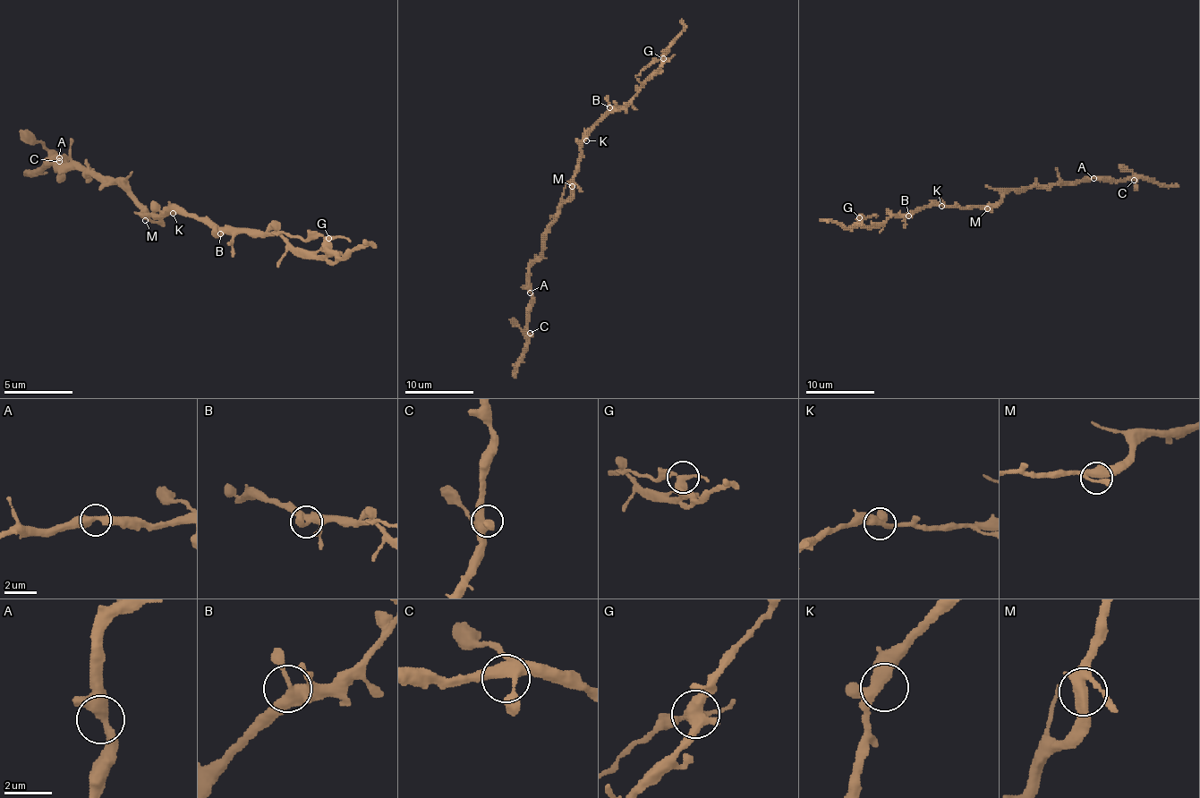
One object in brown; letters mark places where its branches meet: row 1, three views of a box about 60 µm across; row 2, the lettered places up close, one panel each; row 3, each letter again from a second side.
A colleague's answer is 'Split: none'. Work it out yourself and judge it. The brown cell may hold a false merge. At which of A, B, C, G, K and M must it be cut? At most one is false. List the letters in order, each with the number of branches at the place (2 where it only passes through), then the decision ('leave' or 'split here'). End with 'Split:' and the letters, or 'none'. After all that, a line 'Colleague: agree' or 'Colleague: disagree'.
A: 3 | leave
B: 4 | leave
C: 4 | leave
G: 4 | split here
K: 4 | leave
M: 3 | leave
Split: G
Colleague: disagree

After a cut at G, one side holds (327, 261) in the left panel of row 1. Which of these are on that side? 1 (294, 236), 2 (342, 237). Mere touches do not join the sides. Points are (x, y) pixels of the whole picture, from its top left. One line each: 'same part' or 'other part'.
1: other part
2: other part

